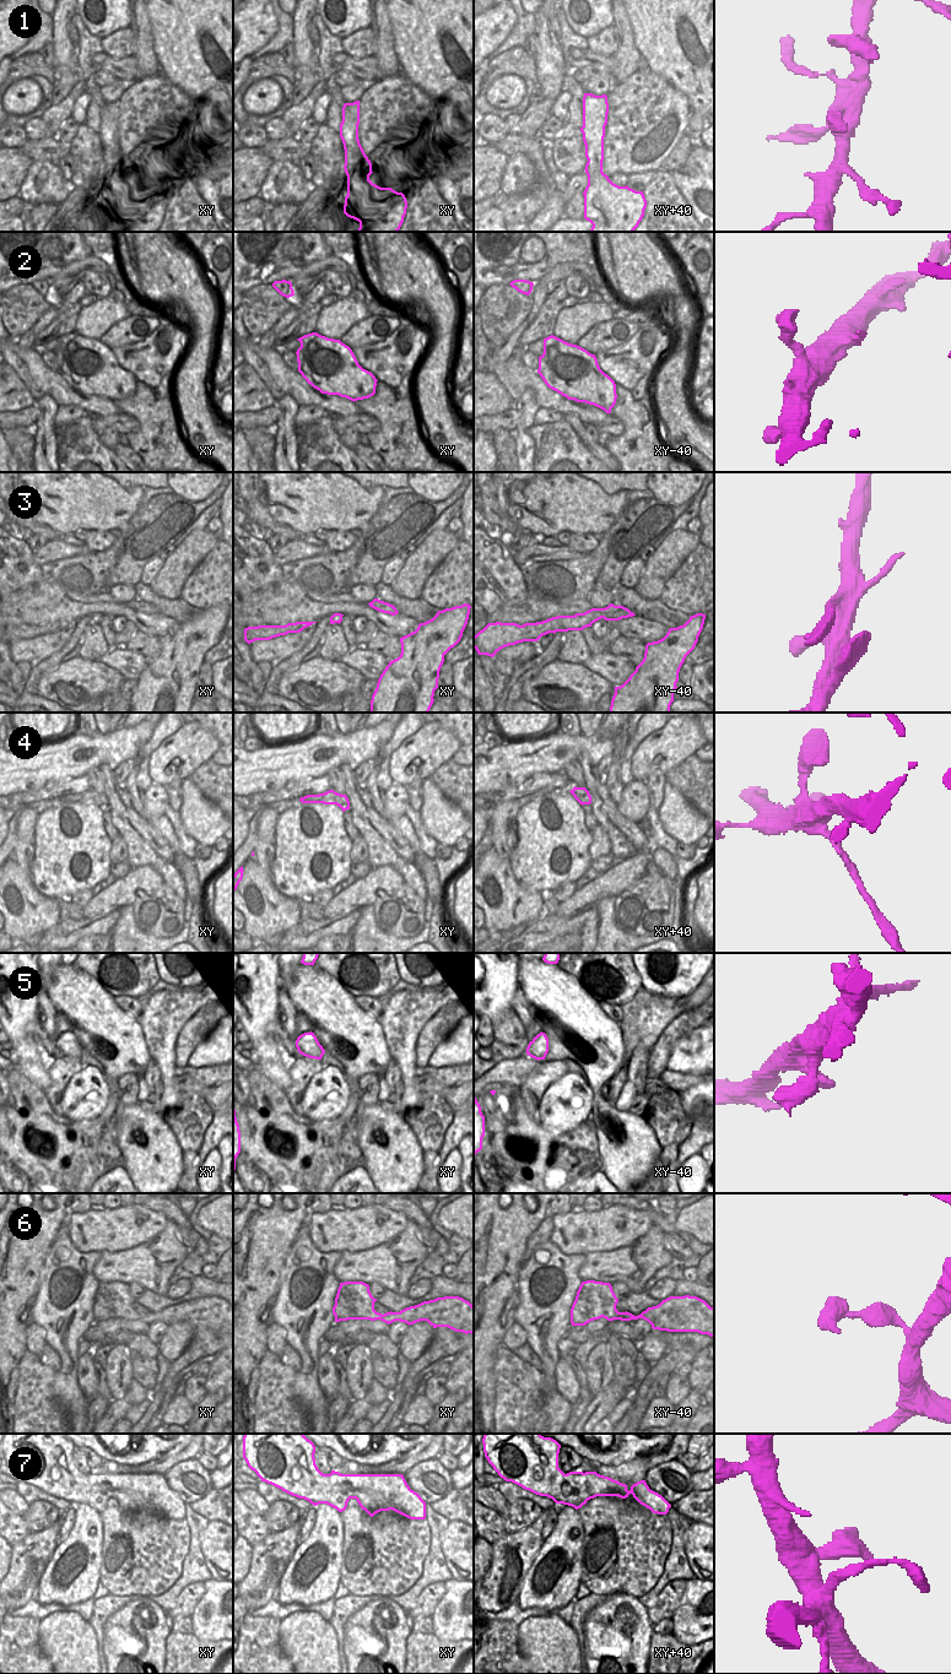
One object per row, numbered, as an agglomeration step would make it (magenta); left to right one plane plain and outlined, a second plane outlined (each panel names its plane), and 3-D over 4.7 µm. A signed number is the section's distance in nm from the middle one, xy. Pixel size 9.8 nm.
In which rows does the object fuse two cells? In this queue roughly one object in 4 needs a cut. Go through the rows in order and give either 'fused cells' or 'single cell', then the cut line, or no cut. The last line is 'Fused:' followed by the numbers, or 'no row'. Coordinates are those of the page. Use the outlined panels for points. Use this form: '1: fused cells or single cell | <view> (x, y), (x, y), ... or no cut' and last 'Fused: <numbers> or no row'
1: single cell | no cut
2: single cell | no cut
3: single cell | no cut
4: fused cells | xy (336, 794), (341, 802), (340, 807)
5: single cell | no cut
6: single cell | no cut
7: single cell | no cut
Fused: 4

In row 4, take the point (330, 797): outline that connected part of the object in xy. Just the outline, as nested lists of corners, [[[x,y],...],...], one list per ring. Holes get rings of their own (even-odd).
[[[329,790],[319,795],[307,795],[304,797],[301,797],[299,801],[302,803],[324,803],[324,805],[336,805],[339,807],[342,806],[342,802],[339,798],[337,792],[335,792],[334,790]]]

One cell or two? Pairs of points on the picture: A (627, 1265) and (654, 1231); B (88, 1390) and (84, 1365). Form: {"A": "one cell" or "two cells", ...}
{"A": "one cell", "B": "one cell"}

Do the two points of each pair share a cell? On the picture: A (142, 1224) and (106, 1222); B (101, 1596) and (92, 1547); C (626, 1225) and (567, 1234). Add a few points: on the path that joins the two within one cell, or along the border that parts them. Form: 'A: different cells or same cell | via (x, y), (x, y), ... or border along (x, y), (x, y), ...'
A: same cell | via (134, 1224), (114, 1224)
B: different cells | border along (100, 1582), (92, 1597)
C: same cell | via (611, 1228), (603, 1231), (582, 1233)

